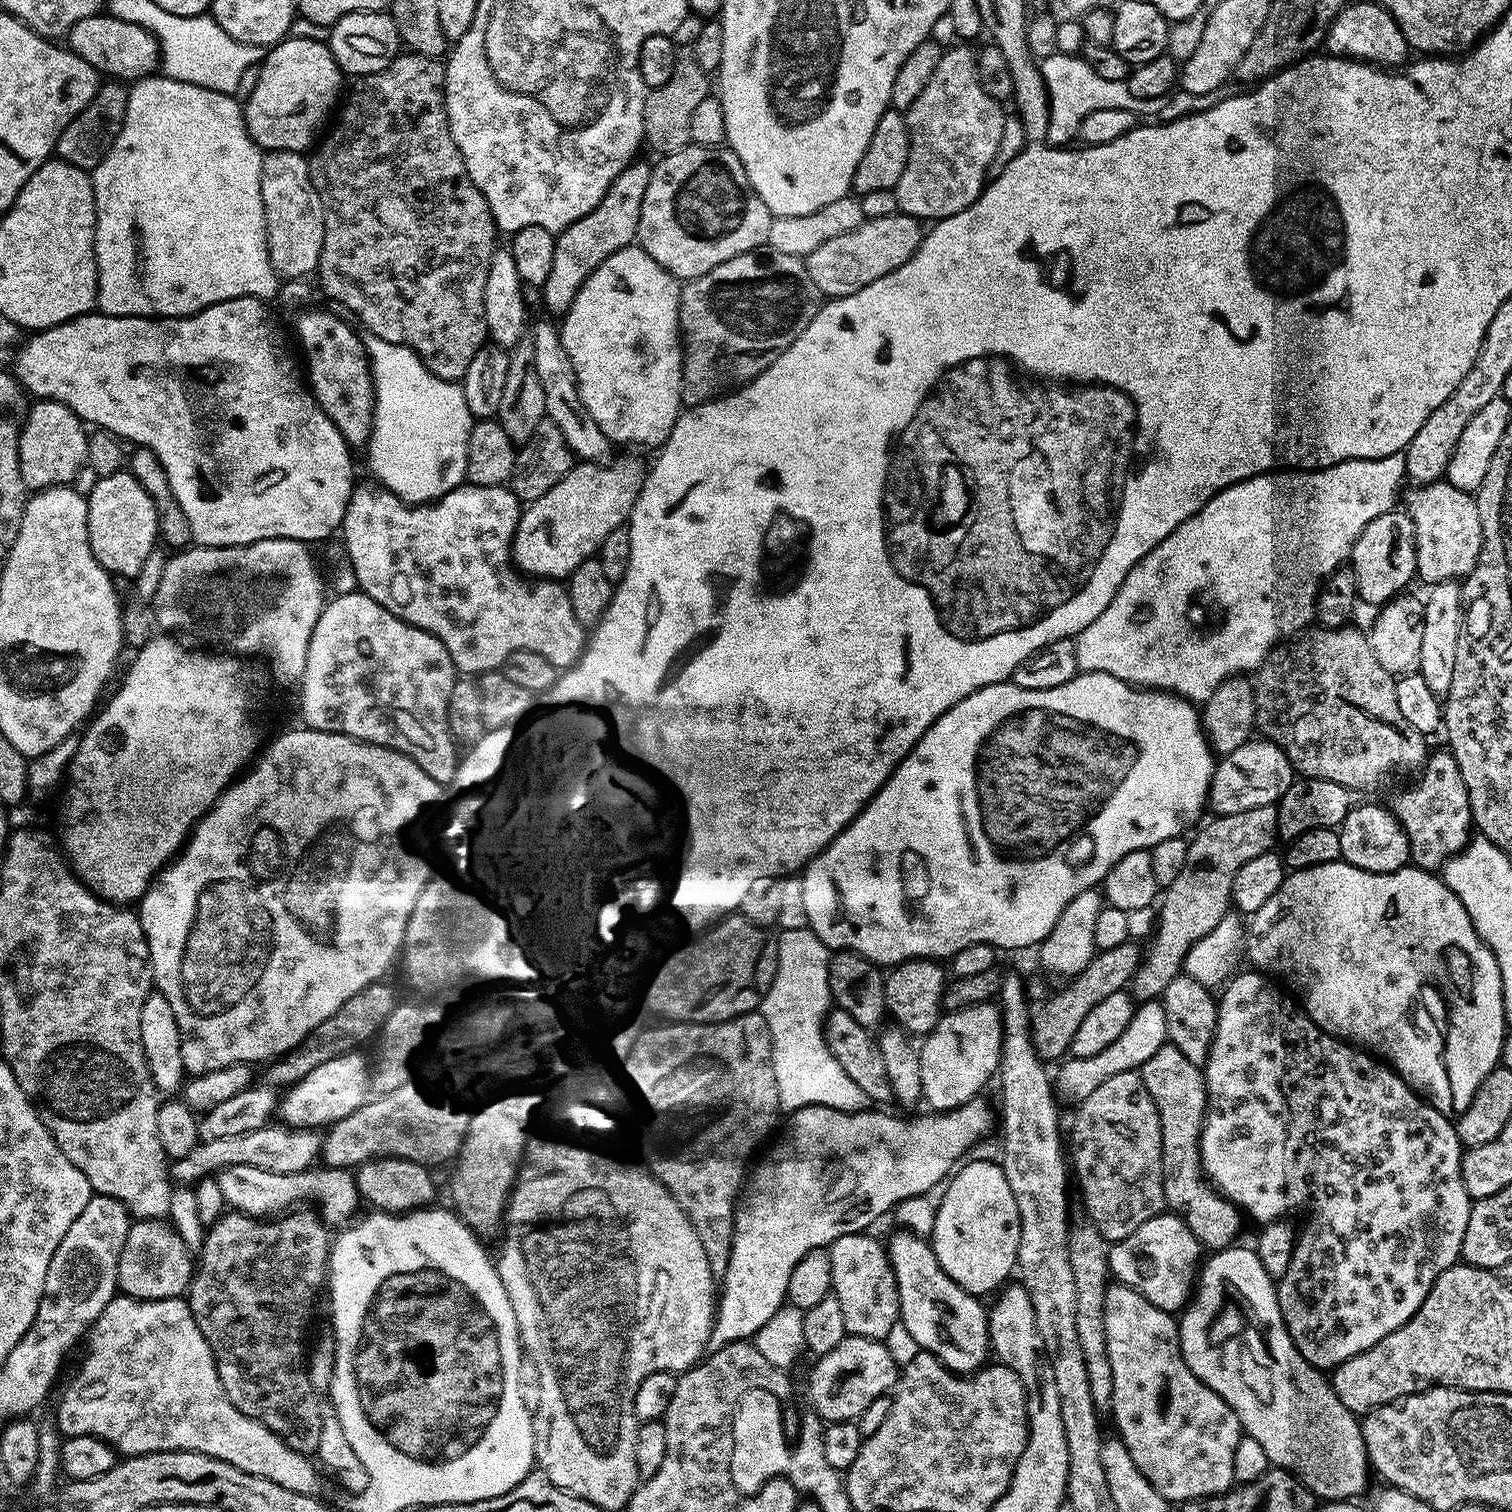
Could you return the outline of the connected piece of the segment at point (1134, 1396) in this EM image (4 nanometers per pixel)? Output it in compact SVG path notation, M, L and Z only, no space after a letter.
M1119 1282L1109 1283L1106 1290L1106 1342L1110 1354L1110 1370L1114 1370L1114 1394L1112 1395L1111 1415L1116 1415L1116 1428L1121 1440L1123 1440L1130 1458L1134 1458L1134 1466L1142 1470L1142 1474L1169 1502L1183 1502L1202 1498L1203 1496L1218 1496L1233 1487L1234 1484L1234 1450L1238 1450L1238 1442L1242 1435L1240 1419L1234 1410L1210 1386L1206 1386L1190 1370L1190 1366L1184 1361L1184 1355L1180 1349L1180 1326L1177 1317L1170 1312L1163 1312L1154 1302L1150 1302L1138 1290Z

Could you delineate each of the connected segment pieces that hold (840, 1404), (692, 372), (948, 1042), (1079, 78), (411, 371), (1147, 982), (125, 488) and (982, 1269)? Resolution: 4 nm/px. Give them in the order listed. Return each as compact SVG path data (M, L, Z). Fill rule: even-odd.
M845 1336L834 1350L815 1361L812 1373L808 1376L808 1396L812 1399L811 1411L824 1422L852 1422L860 1416L879 1396L887 1397L895 1389L898 1379L898 1366L894 1358L890 1358L890 1350L878 1340L861 1336Z
M770 247L755 248L746 254L714 266L710 274L687 281L680 290L680 338L684 353L684 382L680 402L685 409L725 395L762 374L810 326L818 314L822 295L810 280L805 261L794 254L782 254Z
M989 1002L986 1004L975 1004L974 1006L966 1006L962 1010L957 1012L944 1012L941 1015L940 1021L930 1029L929 1032L923 1037L922 1043L919 1045L918 1051L920 1053L920 1069L922 1070L922 1100L926 1105L929 1104L929 1109L932 1112L949 1112L954 1110L958 1106L962 1106L966 1102L977 1099L981 1095L980 1092L988 1084L988 1079L995 1077L997 1075L998 1069L1000 1067L1000 1051L1002 1050L1002 1042L1004 1041L1004 1023L1000 1021L1000 1010L995 1003Z
M1056 51L1052 56L1041 59L1038 65L1049 92L1047 143L1053 146L1064 146L1075 141L1082 118L1086 118L1086 114L1094 114L1094 110L1130 110L1141 117L1152 118L1155 112L1162 111L1170 102L1168 96L1145 100L1134 98L1125 81L1110 82L1107 78L1101 78L1099 74L1094 74L1094 70L1090 70L1090 66L1079 55L1067 56Z
M369 335L366 347L368 365L372 368L372 397L376 400L372 407L372 433L366 445L368 468L379 483L407 504L430 504L440 500L466 480L467 440L474 417L466 406L463 387L438 378L421 362L420 355L406 346Z
M1267 804L1254 810L1242 810L1242 814L1216 816L1196 837L1188 840L1186 866L1182 866L1182 874L1178 874L1178 878L1174 878L1174 882L1170 882L1170 886L1163 889L1162 899L1158 904L1160 921L1156 924L1156 937L1153 938L1152 945L1146 948L1140 965L1132 976L1130 995L1133 1001L1143 1002L1163 997L1166 986L1170 986L1170 982L1174 982L1174 978L1181 975L1186 954L1199 940L1206 938L1206 934L1210 934L1210 930L1214 930L1214 926L1218 926L1224 916L1229 915L1234 874L1238 874L1238 870L1246 866L1250 858L1258 858L1258 854L1266 854L1277 847L1277 822L1276 804Z
M121 470L101 476L100 481L94 486L94 490L86 497L88 502L88 537L90 538L90 550L94 550L94 558L113 577L128 576L135 578L138 570L142 570L142 562L146 562L146 557L150 555L150 550L157 547L160 531L158 530L158 514L150 494L140 483L134 479L131 472Z
M970 1160L955 1169L954 1175L943 1189L944 1197L936 1204L936 1221L930 1243L940 1263L940 1269L971 1296L984 1298L991 1290L992 1284L1003 1285L1009 1279L1008 1272L1010 1276L1010 1270L1016 1267L1020 1215L1018 1202L1014 1202L1014 1194L1010 1190L1010 1182L1006 1182L1003 1167L997 1161L995 1164L994 1161L988 1160L983 1164L980 1160Z

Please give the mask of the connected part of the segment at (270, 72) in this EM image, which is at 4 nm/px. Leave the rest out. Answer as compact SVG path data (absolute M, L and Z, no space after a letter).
M297 36L285 38L267 49L255 76L256 85L253 86L252 93L248 96L248 104L246 100L243 105L244 124L248 127L248 133L252 135L253 142L262 150L270 152L307 153L317 143L321 133L325 131L341 99L340 83L346 80L345 73L341 72L338 62L332 56L331 48L325 42L314 42L310 38L298 38Z

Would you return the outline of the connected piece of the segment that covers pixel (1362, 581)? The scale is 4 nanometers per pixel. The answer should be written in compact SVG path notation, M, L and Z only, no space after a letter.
M1393 510L1374 518L1354 542L1350 567L1356 579L1356 595L1363 603L1365 600L1368 604L1383 606L1401 595L1407 589L1404 587L1417 579L1416 535L1407 511Z

